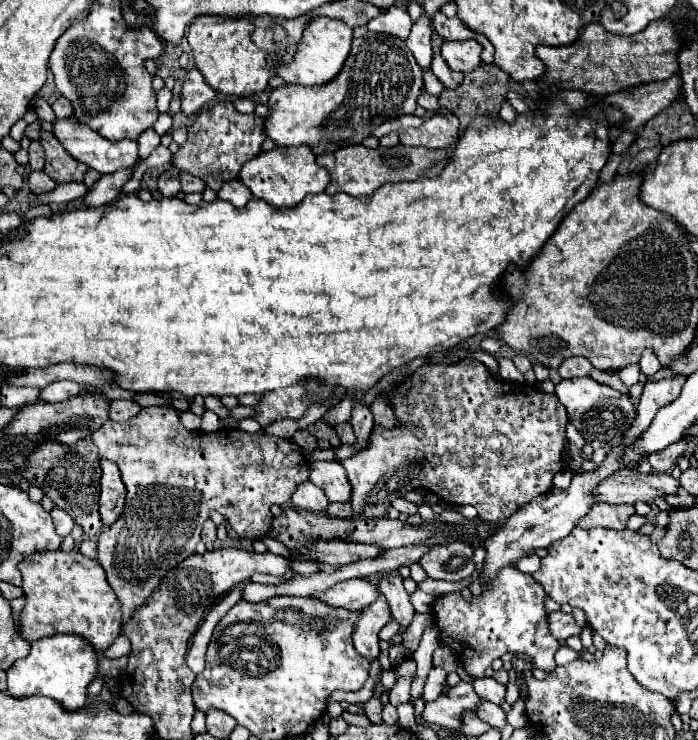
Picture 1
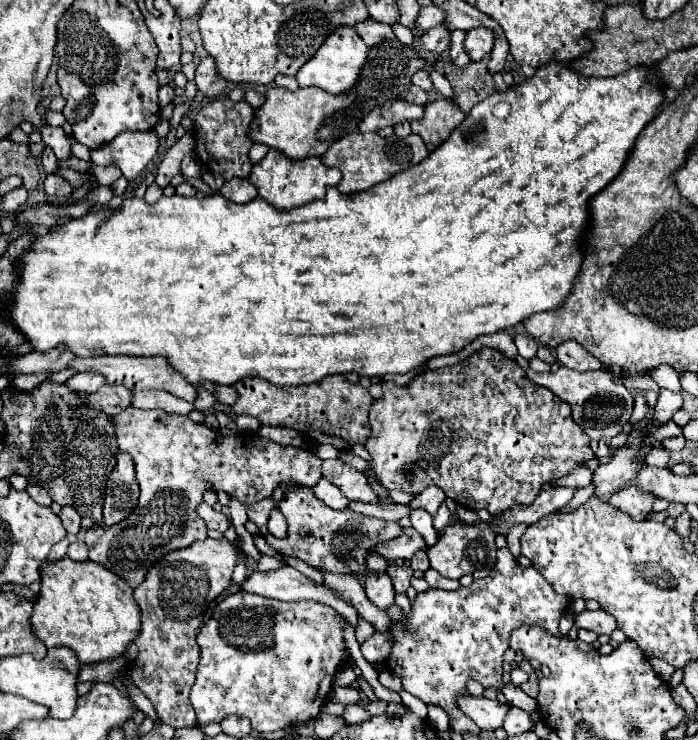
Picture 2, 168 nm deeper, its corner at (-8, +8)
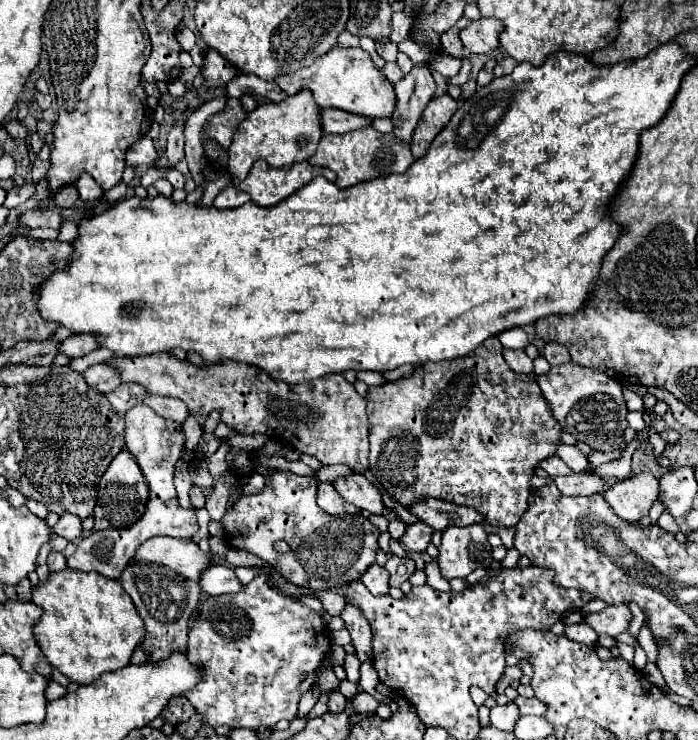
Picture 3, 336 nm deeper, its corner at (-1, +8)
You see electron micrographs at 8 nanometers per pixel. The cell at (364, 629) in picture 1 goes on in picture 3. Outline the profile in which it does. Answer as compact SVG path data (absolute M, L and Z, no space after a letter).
M373 563L361 577L363 585L373 593L373 595L385 595L389 593L389 573L385 571L385 567L379 567L377 563Z

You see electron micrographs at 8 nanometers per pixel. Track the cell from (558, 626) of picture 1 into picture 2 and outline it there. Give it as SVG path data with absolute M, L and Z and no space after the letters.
M582 611L576 615L574 625L578 629L590 629L594 633L606 633L610 635L616 629L616 619L612 615L606 615L604 611Z

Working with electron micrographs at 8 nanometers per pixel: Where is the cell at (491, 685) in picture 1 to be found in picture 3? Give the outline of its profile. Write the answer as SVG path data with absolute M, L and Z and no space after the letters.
M517 697L517 699L515 699L515 703L519 705L521 715L545 715L545 711L547 711L545 703L541 703L537 697L531 697L531 699Z

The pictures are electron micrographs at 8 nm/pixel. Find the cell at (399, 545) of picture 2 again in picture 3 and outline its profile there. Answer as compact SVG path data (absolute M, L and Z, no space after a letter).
M415 523L415 525L409 525L407 531L405 531L405 537L401 537L403 545L409 549L409 551L419 551L423 553L427 549L427 545L431 543L431 537L433 537L435 529L425 525L425 523Z

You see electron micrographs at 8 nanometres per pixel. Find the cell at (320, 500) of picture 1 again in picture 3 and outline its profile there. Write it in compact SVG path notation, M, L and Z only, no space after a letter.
M319 483L319 491L317 491L317 503L323 511L331 513L331 515L341 515L341 513L361 513L357 507L353 507L351 503L345 503L341 499L341 495L337 495L337 491L331 487L331 483Z

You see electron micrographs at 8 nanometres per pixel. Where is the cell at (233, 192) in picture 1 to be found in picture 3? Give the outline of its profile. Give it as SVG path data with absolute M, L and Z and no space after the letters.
M229 185L229 187L225 187L225 189L217 195L217 199L215 199L213 205L215 205L217 209L235 209L235 207L241 207L243 203L247 203L249 199L251 199L251 197L245 195L245 191L241 191L241 189Z

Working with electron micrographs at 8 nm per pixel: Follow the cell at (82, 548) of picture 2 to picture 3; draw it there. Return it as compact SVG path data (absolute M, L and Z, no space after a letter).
M51 551L51 553L49 553L47 565L49 565L49 571L51 571L51 573L53 573L53 571L61 571L63 567L67 567L63 553L57 553L57 551Z

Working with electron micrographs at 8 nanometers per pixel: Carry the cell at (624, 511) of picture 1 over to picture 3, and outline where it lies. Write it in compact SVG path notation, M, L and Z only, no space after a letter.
M639 473L613 483L603 497L621 519L635 523L649 513L657 499L657 489L659 481L651 473Z

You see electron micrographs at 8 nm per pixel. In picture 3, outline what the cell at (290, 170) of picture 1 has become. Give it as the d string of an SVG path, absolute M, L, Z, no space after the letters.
M259 159L253 163L247 179L239 183L239 189L249 193L253 203L271 207L293 195L297 189L301 189L301 185L307 185L317 175L323 175L327 181L335 181L333 171L325 167L315 167L307 161L273 169L263 159Z

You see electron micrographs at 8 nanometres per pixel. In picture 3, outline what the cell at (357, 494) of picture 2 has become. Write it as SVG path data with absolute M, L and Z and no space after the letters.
M351 473L345 477L339 477L333 487L337 489L337 493L351 505L359 507L365 513L375 513L381 515L385 505L383 505L383 495L379 491L379 487L369 481L365 475L361 473Z

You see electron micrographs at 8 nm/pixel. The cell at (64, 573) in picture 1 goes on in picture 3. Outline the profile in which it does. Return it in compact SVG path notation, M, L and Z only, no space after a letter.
M63 569L51 573L47 583L39 583L33 587L33 603L43 609L43 615L35 627L35 639L41 651L47 655L49 663L59 669L69 681L79 685L93 683L105 671L117 671L131 663L131 655L141 645L145 637L143 619L137 615L133 601L123 591L121 583L105 579L97 573L81 573L75 569Z

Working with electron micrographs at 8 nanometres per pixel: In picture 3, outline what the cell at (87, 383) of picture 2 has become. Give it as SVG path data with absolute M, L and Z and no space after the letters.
M101 363L101 365L93 365L89 367L85 373L83 373L85 381L89 387L101 391L101 393L109 393L113 391L115 387L119 387L123 381L119 377L117 371L113 371L113 367L109 367L107 363Z

